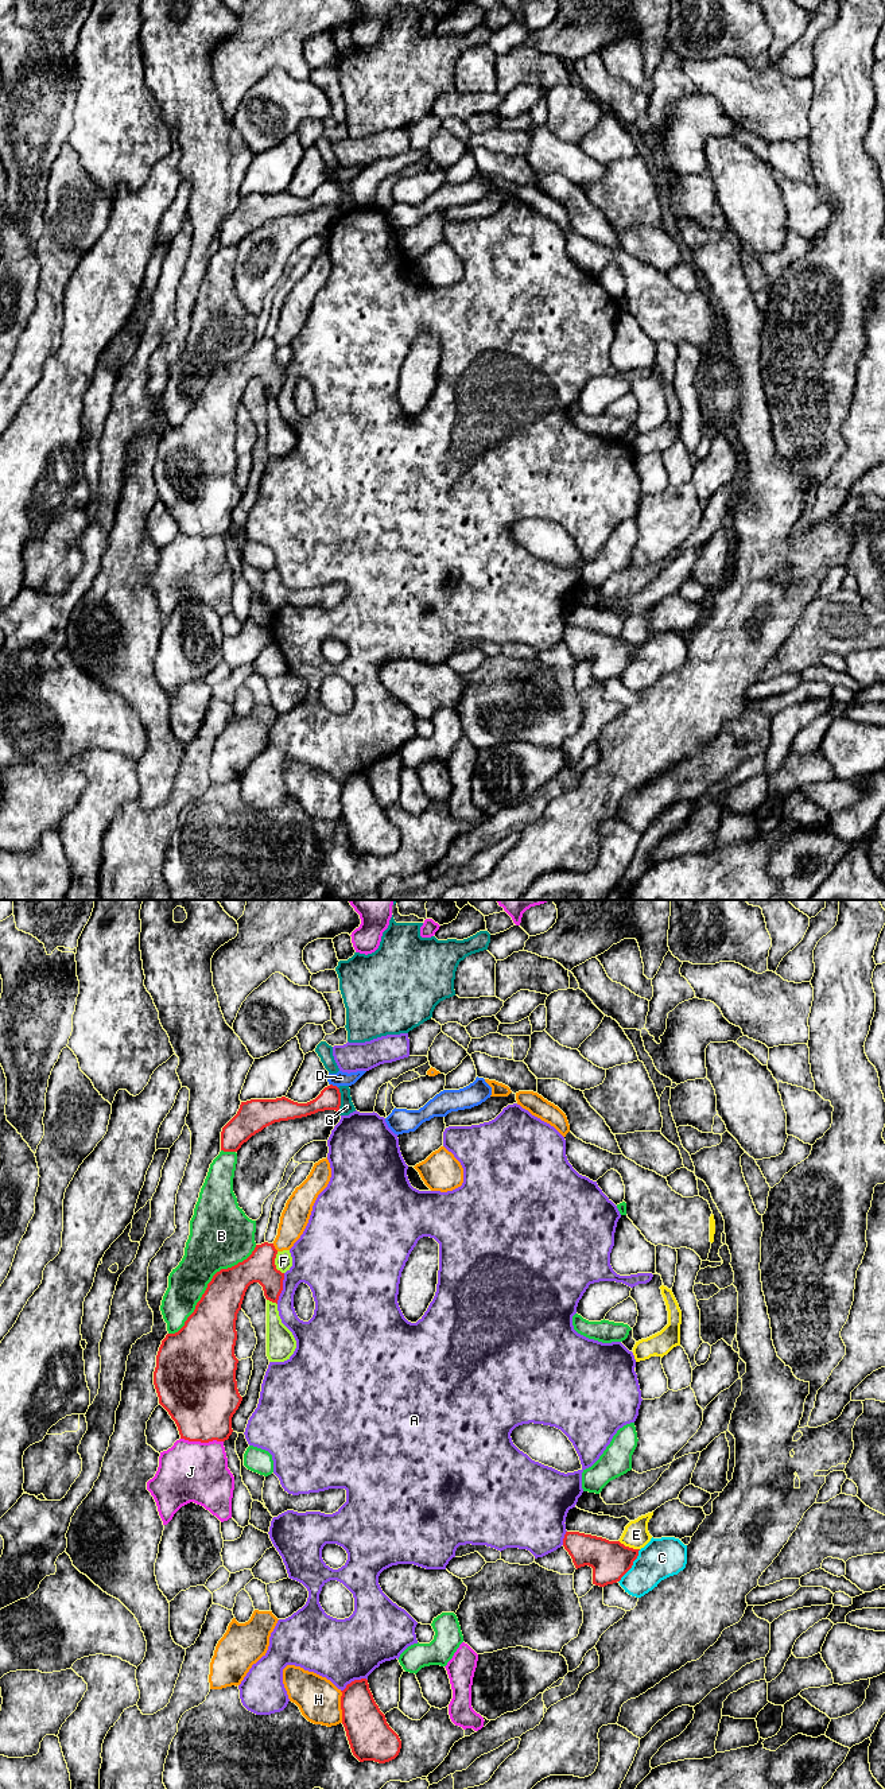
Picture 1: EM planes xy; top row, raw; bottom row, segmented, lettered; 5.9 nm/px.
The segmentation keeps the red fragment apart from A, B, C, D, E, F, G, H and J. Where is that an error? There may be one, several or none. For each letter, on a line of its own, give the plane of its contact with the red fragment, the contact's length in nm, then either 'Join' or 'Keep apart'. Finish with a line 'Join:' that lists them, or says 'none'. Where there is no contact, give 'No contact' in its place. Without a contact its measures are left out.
A: Touches red in xy. Shared border 190 nm. Keep apart
B: Touches red in xy. Shared border 750 nm. Keep apart
C: Touches red in xy. Shared border 240 nm. Keep apart
D: Touches red in xy. Shared border 50 nm. Keep apart
E: Touches red in xy. Shared border 140 nm. Keep apart
F: Touches red in xy. Shared border 140 nm. Keep apart
G: Touches red in xy. Shared border 140 nm. Keep apart
H: Touches red in xy. Shared border 190 nm. Keep apart
J: Touches red in xy. Shared border 260 nm. Keep apart
Join: none

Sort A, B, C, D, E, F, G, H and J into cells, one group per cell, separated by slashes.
A / B / C / D / E / F J / G / H

